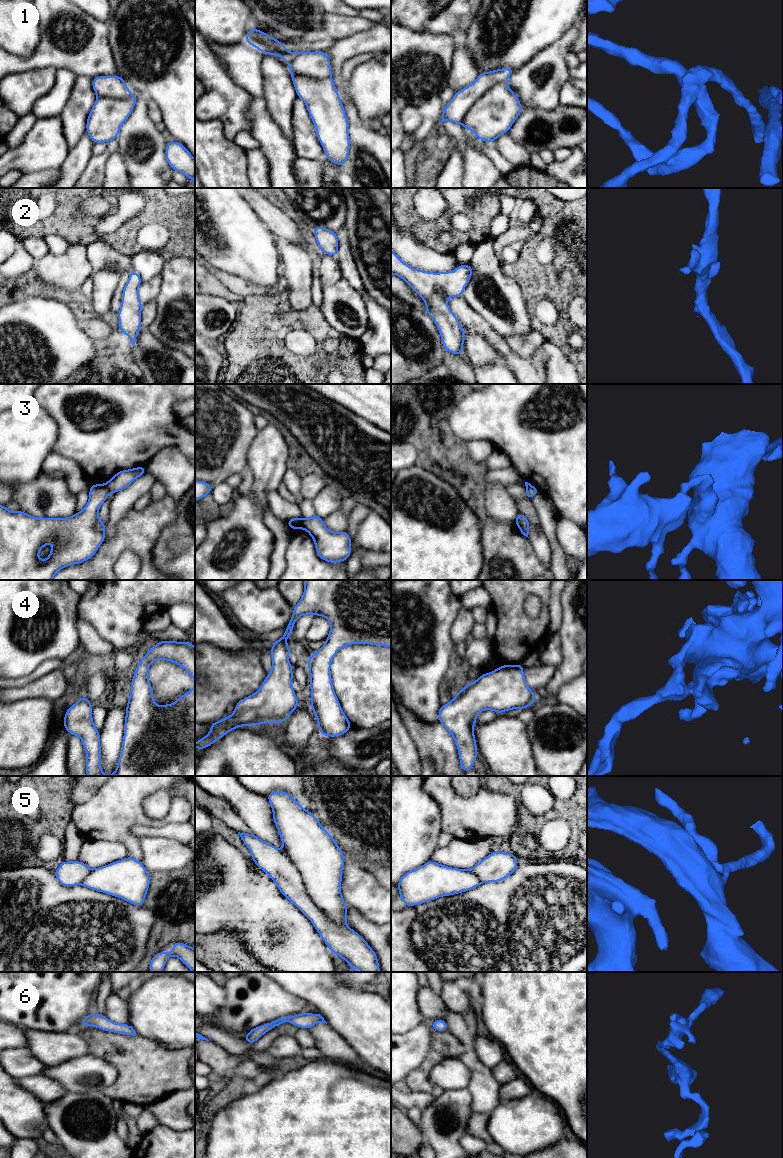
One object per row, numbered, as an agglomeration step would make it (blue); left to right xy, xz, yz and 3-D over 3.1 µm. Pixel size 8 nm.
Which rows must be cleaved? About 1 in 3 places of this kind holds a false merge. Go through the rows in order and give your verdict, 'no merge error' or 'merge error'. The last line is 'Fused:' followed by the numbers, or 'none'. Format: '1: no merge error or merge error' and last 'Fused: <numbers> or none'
1: no merge error
2: no merge error
3: merge error
4: no merge error
5: merge error
6: no merge error
Fused: 3, 5

